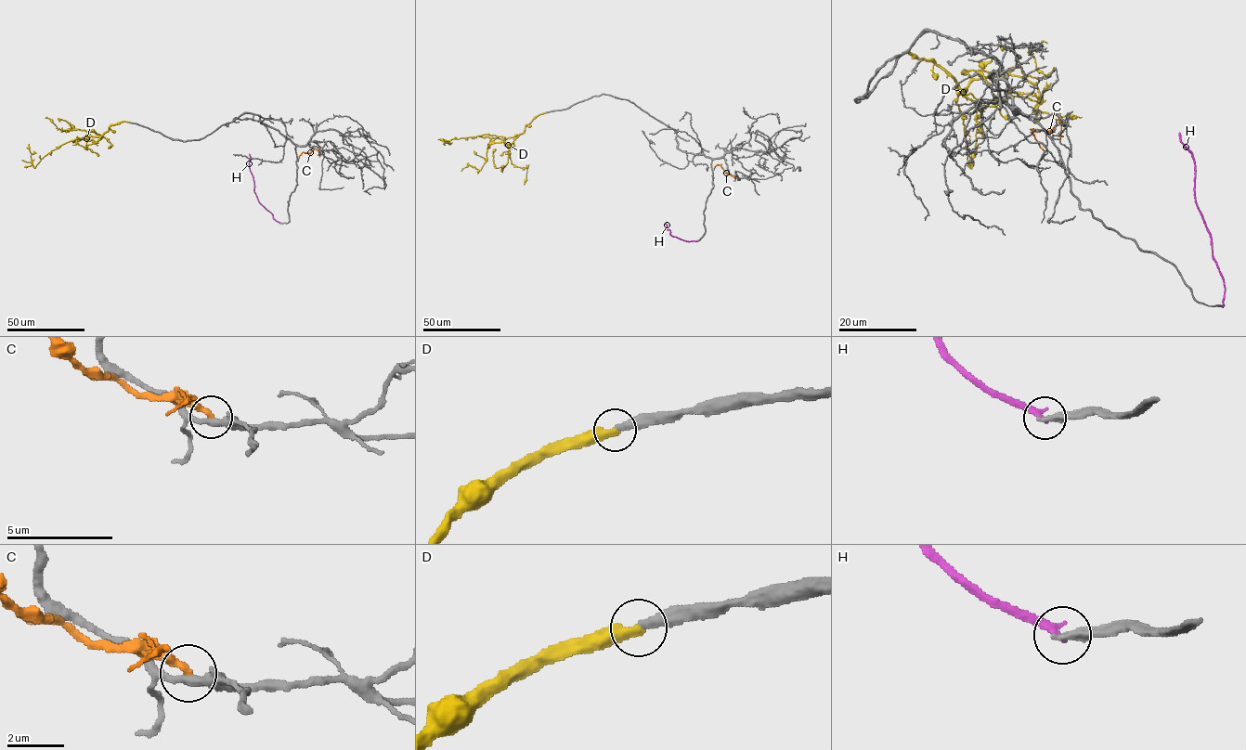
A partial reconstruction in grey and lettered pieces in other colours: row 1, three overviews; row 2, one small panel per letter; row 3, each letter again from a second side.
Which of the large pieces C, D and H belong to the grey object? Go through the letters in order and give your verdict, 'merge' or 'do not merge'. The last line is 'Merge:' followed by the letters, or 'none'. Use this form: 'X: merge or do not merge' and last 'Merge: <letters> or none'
C: do not merge
D: merge
H: do not merge
Merge: D

